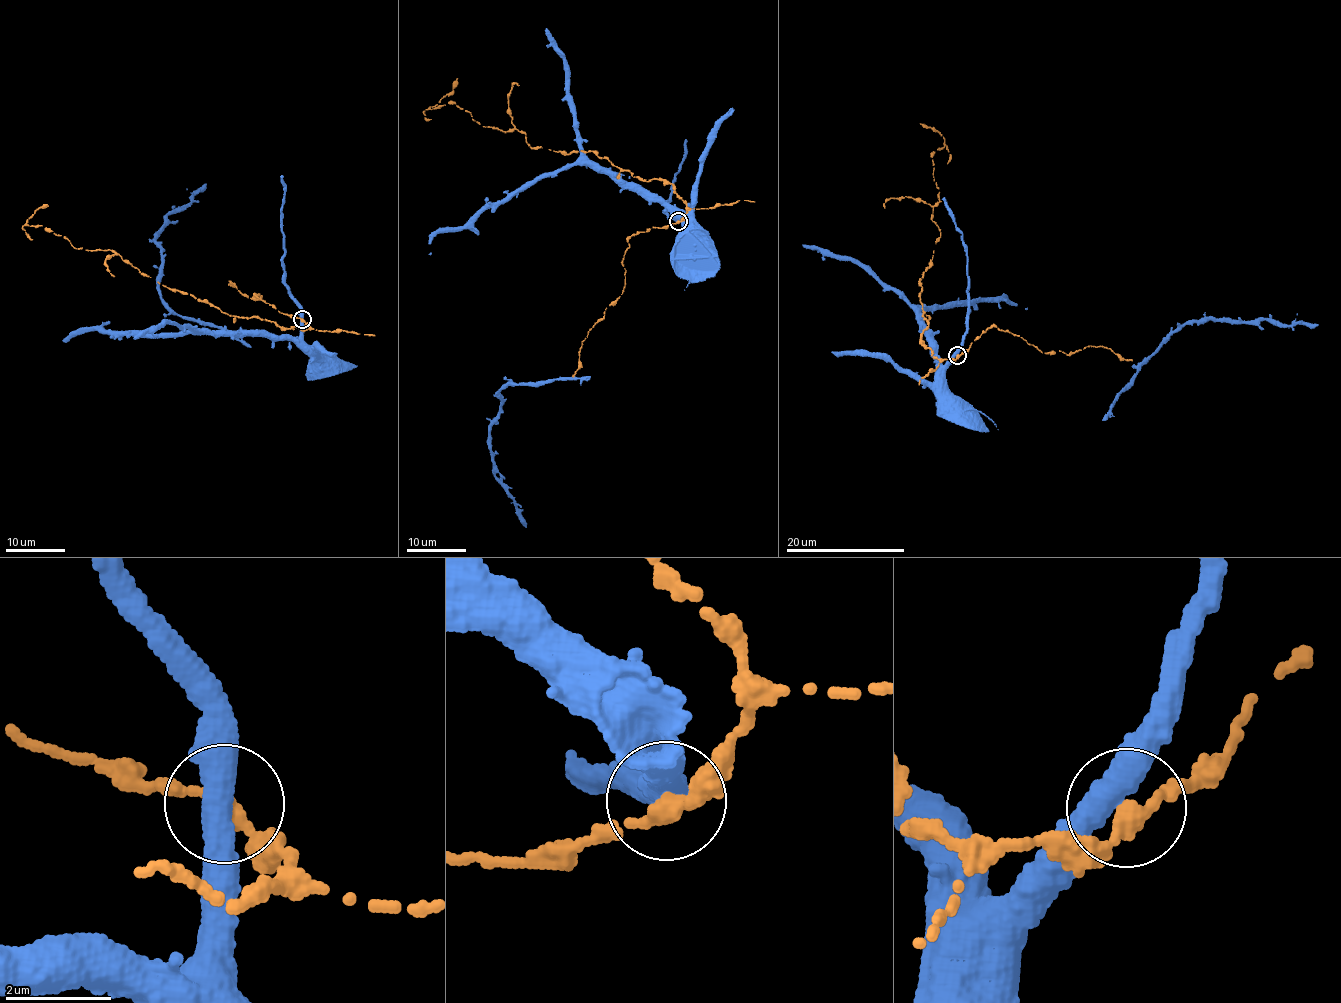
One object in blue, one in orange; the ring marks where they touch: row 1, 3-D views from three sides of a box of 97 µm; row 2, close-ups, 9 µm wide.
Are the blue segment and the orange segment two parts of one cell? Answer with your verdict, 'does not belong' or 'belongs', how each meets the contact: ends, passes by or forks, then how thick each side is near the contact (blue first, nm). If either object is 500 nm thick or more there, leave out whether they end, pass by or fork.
belongs; blue passes by; orange passes by; calibres 420 and 280 nm

